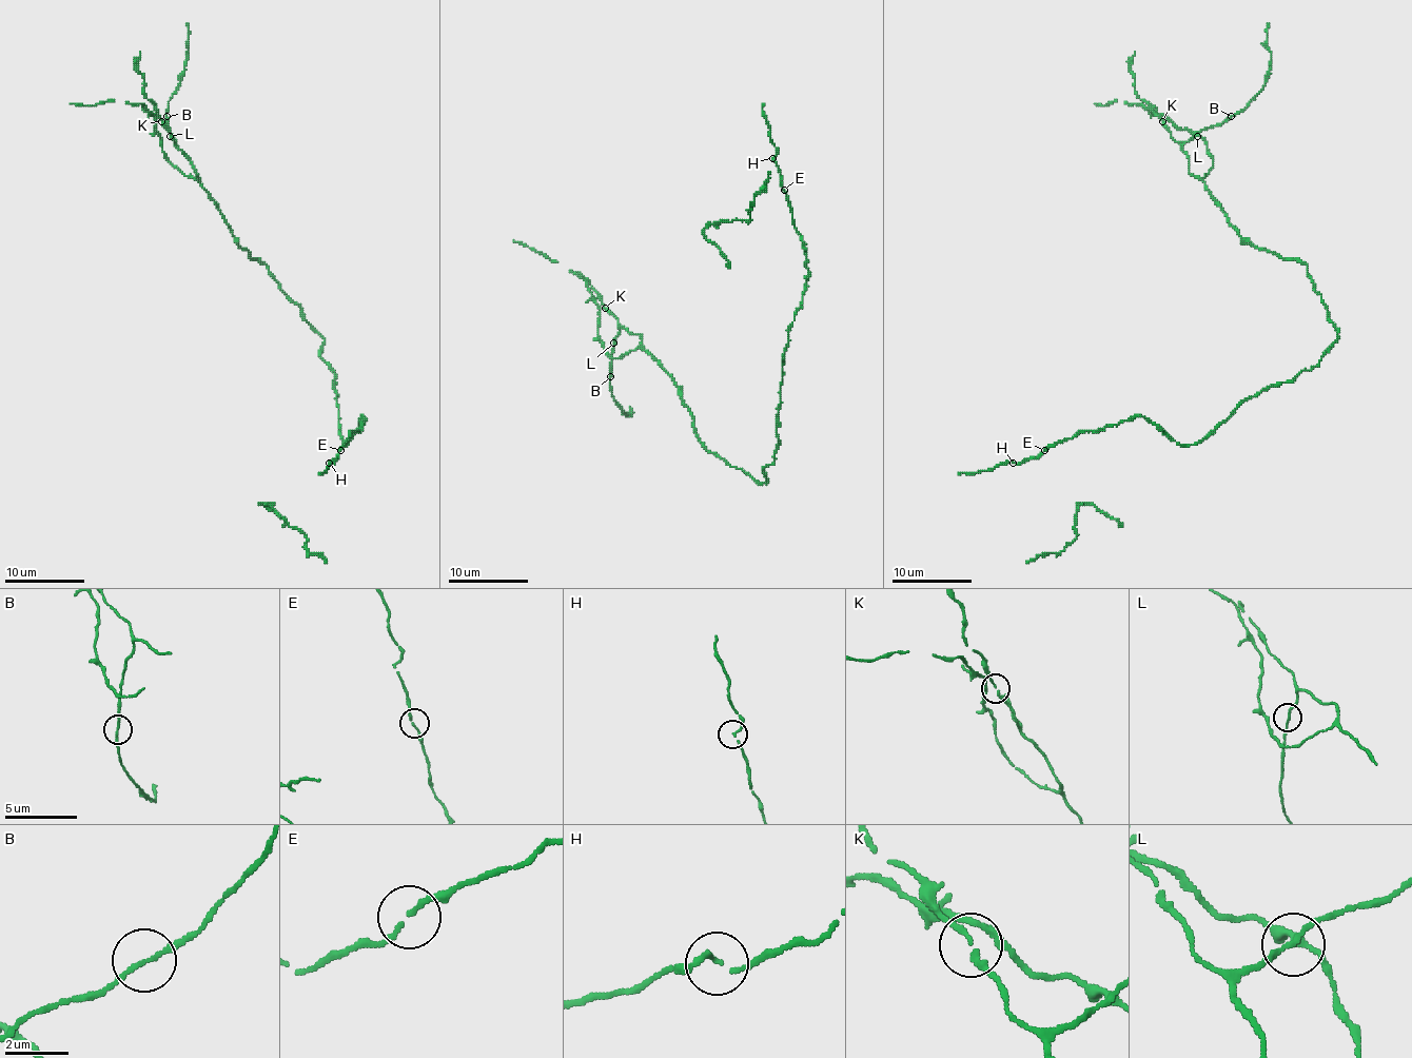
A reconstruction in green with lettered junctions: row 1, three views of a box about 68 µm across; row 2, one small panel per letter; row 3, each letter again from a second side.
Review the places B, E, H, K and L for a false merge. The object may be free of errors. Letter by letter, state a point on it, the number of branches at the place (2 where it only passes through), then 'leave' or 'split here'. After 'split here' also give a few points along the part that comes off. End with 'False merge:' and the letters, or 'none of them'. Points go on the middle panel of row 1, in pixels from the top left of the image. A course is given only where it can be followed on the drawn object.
B: place (610, 376); branches 2; leave
E: place (784, 190); branches 2; leave
H: place (772, 158); branches 2; leave
K: place (605, 308); branches 3; leave
L: place (613, 343); branches 3; leave
False merge: none of them

